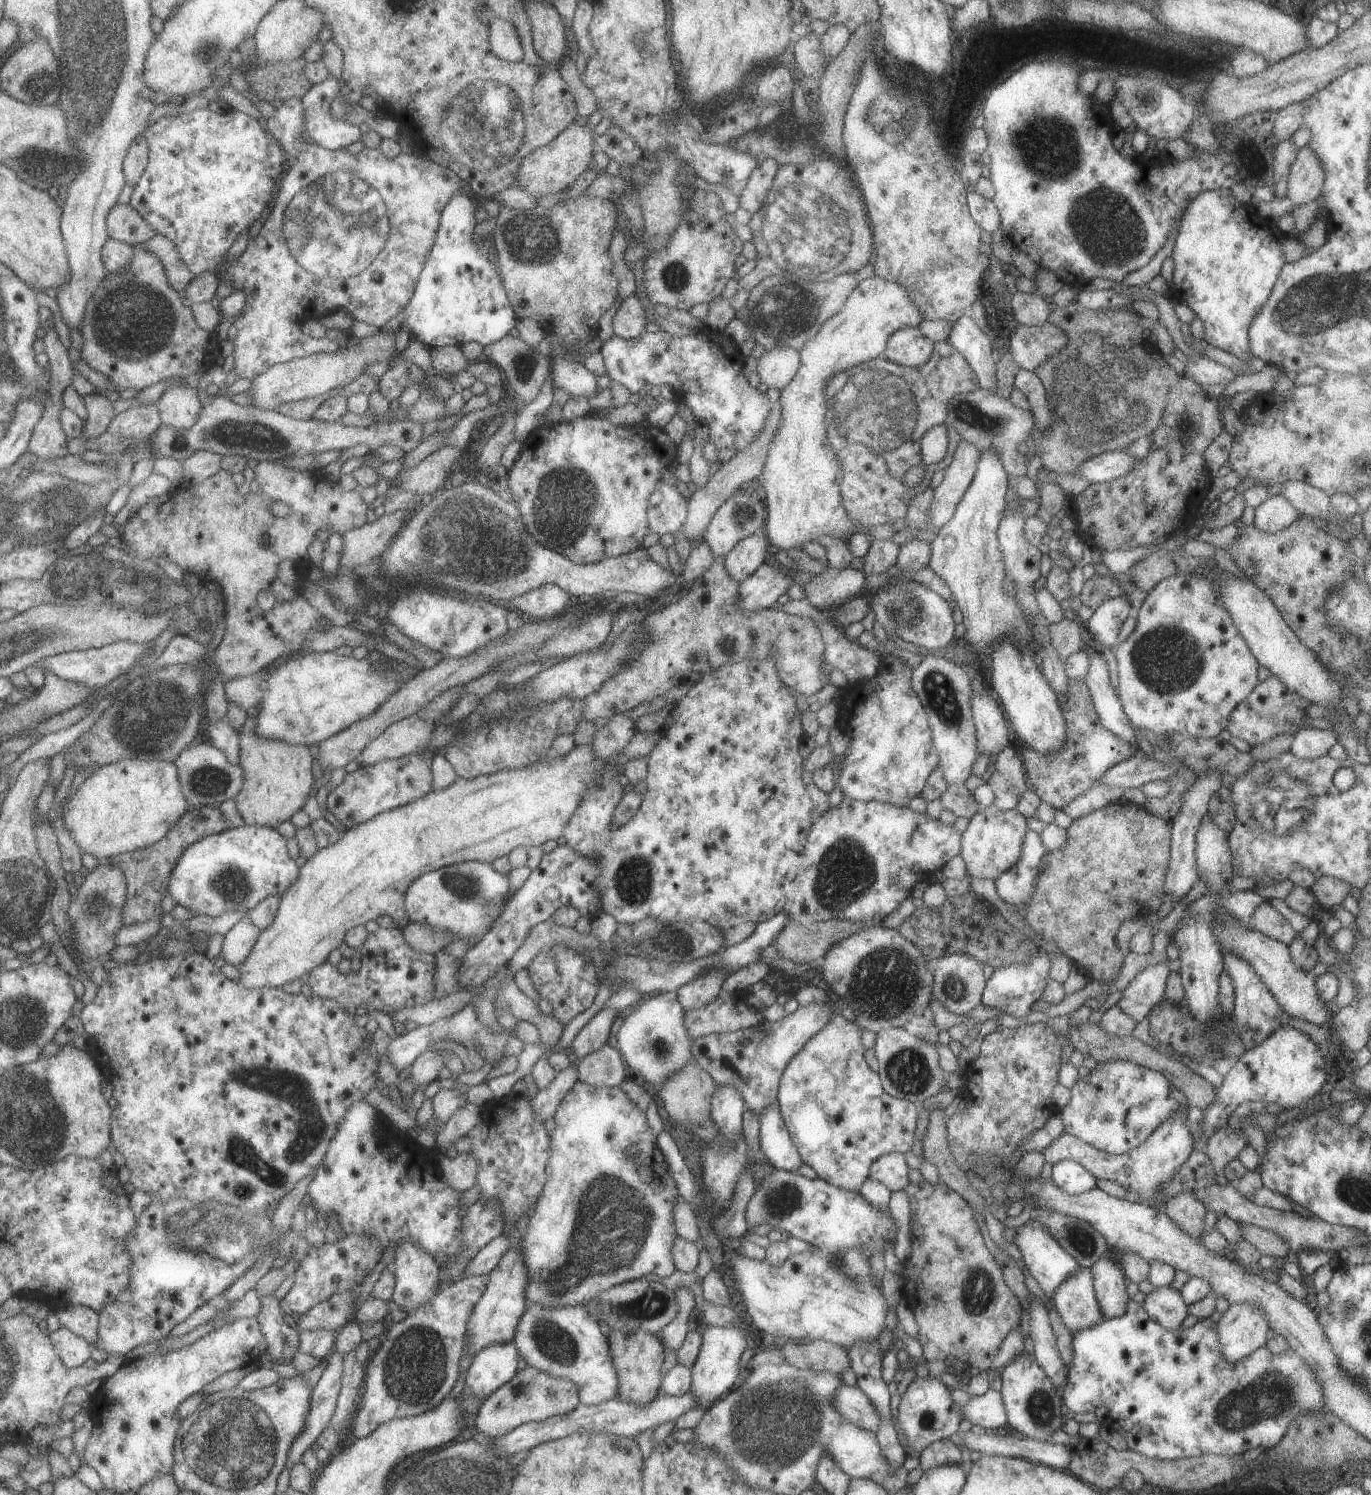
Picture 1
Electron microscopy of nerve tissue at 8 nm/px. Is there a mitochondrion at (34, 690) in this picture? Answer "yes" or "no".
no

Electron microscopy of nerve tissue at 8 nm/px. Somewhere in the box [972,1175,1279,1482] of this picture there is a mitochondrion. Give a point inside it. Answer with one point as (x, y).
(1040, 1406)

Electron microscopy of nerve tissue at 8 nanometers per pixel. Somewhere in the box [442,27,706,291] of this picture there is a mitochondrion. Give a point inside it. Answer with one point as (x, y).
(532, 244)

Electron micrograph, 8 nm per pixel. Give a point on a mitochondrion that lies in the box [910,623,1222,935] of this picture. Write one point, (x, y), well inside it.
(938, 691)

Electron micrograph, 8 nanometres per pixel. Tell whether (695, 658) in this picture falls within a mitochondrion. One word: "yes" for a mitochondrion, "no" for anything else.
no

